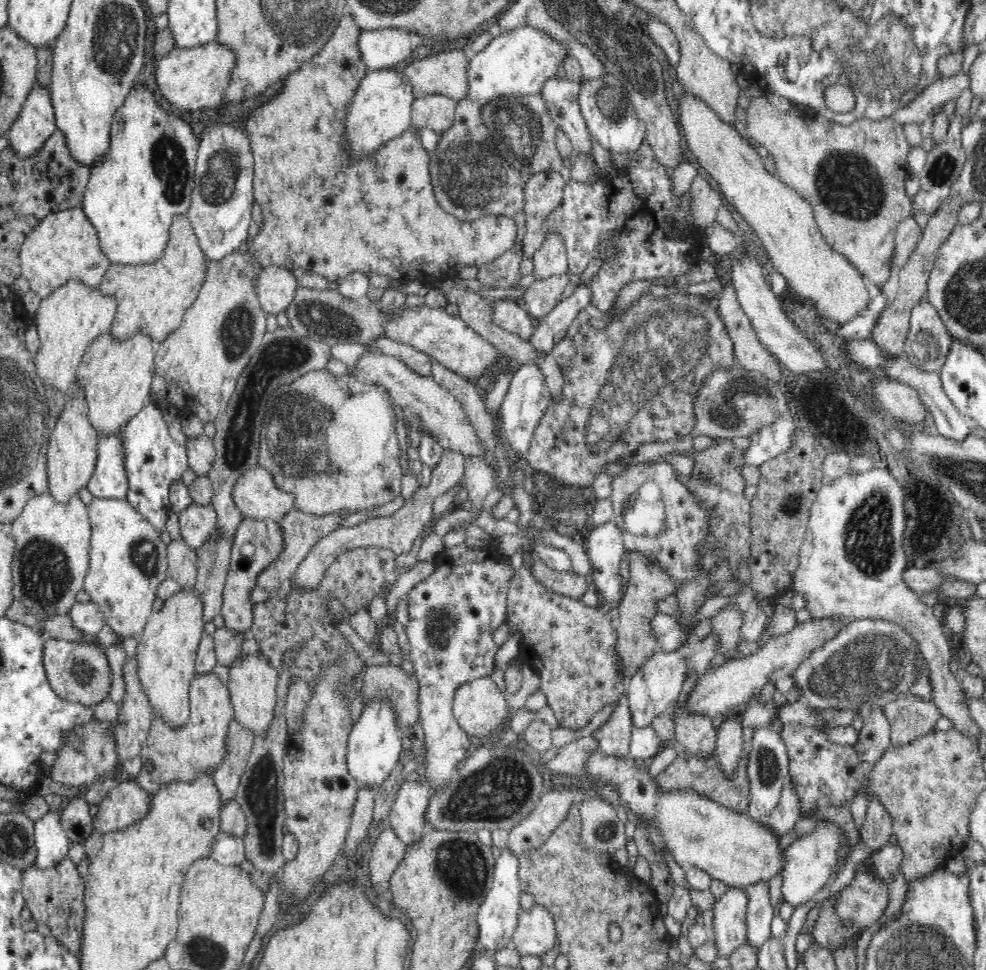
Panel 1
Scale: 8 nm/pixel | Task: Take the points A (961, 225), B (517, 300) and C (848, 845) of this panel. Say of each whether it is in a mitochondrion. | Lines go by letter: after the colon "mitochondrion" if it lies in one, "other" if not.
A: other
B: other
C: other

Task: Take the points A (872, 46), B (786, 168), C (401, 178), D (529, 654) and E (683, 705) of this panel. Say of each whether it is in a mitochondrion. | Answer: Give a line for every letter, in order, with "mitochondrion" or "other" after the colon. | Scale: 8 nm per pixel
A: mitochondrion
B: other
C: other
D: other
E: other

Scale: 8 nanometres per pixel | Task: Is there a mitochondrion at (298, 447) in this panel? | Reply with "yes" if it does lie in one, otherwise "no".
yes

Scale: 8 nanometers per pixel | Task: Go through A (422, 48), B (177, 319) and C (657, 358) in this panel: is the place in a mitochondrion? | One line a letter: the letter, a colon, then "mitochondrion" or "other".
A: other
B: other
C: mitochondrion

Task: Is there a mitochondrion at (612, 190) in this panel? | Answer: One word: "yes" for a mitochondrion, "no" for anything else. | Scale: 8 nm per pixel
no

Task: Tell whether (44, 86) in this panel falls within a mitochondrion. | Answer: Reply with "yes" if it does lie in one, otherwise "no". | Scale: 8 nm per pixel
no

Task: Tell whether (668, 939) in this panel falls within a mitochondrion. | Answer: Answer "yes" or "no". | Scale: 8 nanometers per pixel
no

